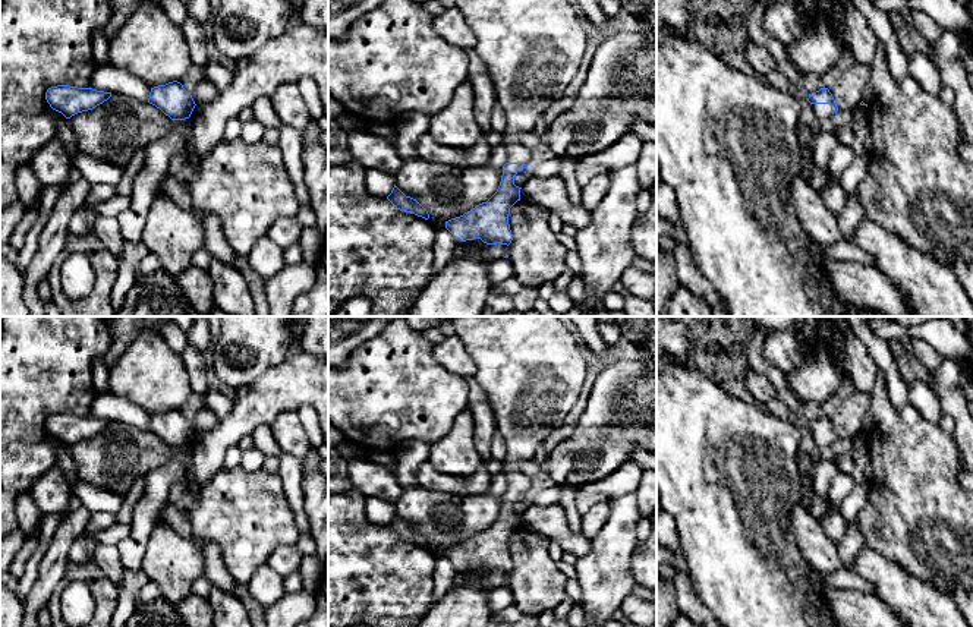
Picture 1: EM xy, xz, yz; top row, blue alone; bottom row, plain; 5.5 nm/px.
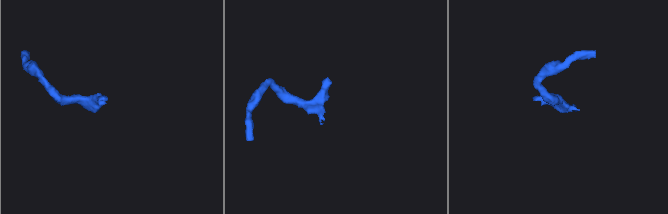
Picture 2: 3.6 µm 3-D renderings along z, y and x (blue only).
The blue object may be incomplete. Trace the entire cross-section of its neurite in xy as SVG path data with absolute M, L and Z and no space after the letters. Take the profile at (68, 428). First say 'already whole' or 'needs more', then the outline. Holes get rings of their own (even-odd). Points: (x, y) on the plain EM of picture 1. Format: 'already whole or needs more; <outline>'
already whole; M69 413L51 415L45 420L45 428L50 435L62 441L66 447L70 447L78 441L92 438L110 425L111 420Z

